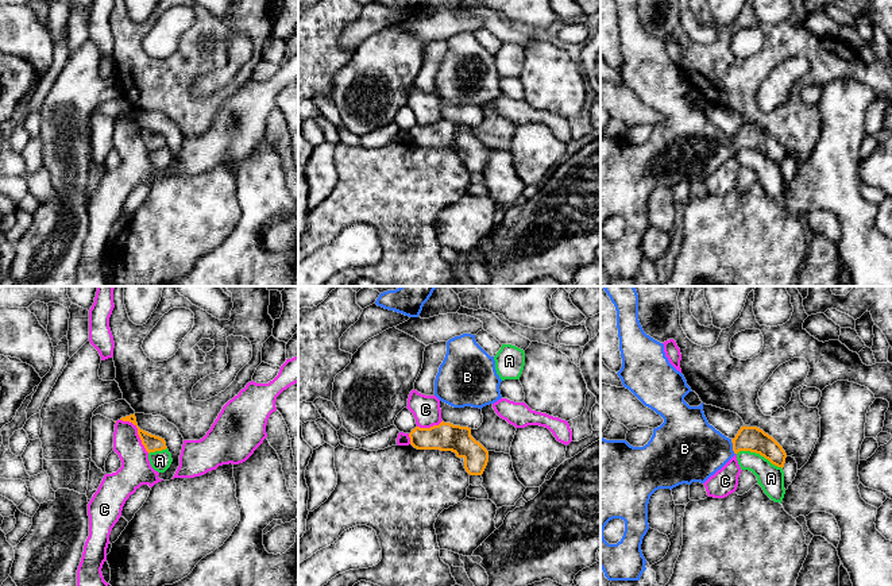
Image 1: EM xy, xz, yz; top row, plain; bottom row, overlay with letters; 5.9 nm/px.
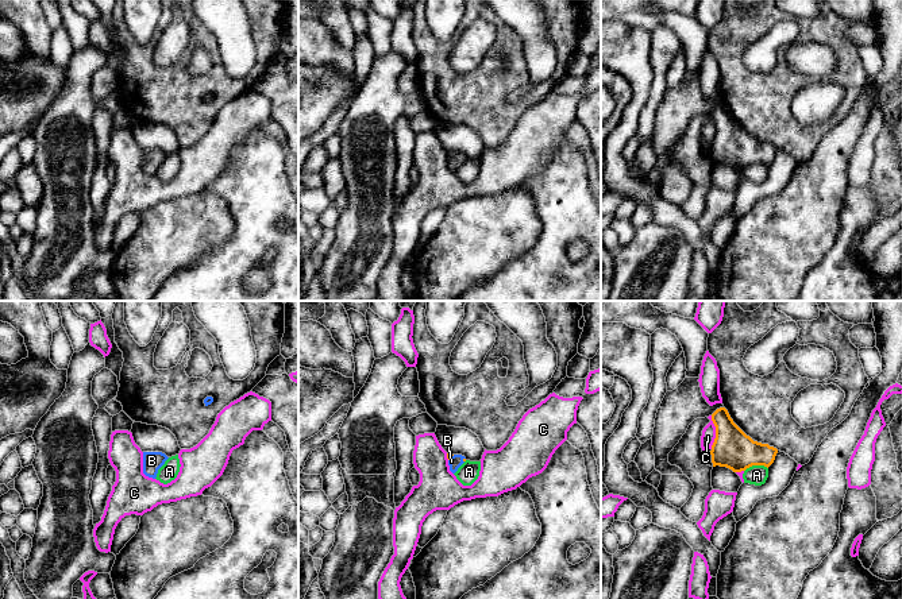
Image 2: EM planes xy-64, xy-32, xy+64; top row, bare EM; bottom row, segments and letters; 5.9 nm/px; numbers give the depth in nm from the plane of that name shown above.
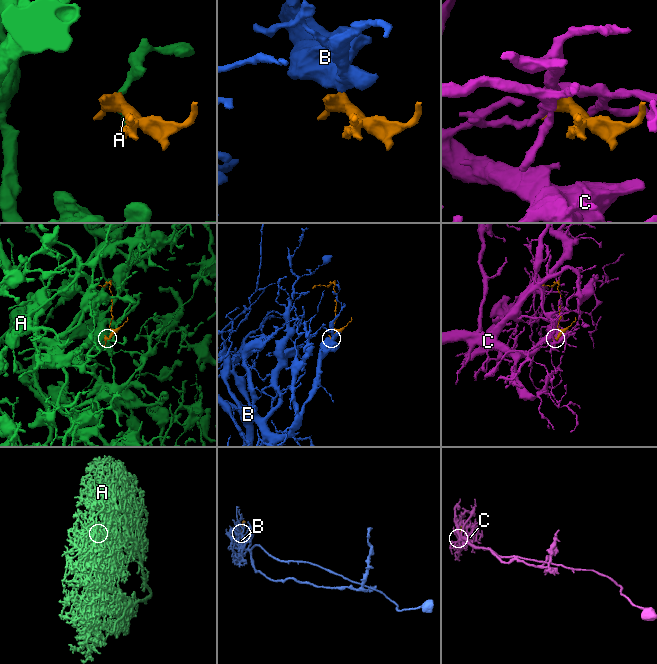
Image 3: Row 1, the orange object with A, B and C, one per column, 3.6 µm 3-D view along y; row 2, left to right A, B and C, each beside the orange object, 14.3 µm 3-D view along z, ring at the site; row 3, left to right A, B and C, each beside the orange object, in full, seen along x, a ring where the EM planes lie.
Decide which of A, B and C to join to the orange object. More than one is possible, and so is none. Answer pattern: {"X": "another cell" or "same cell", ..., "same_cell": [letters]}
{"A": "another cell", "B": "same cell", "C": "another cell", "same_cell": ["B"]}

